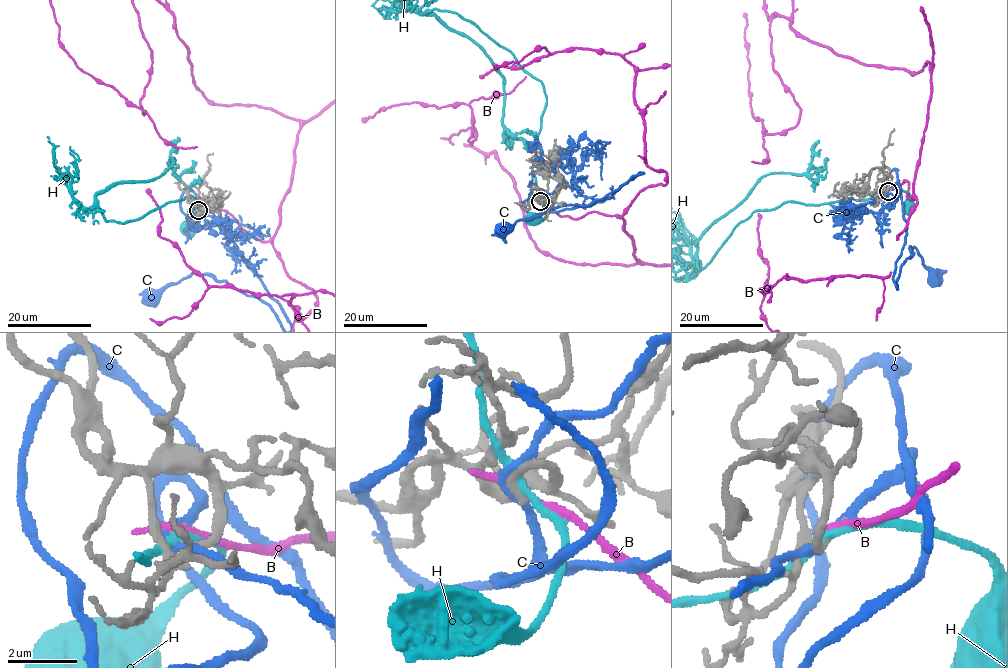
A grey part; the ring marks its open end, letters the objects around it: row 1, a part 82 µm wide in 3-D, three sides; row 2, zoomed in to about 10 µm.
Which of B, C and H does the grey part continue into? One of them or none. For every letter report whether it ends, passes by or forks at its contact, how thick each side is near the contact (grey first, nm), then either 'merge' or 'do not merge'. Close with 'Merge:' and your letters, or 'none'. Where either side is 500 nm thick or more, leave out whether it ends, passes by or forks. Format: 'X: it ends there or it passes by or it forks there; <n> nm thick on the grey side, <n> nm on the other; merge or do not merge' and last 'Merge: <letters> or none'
B: it passes by; 280 nm thick on the grey side, 190 nm on the other; do not merge
C: it passes by; 320 nm thick on the grey side, 220 nm on the other; merge
H: it passes by; 320 nm thick on the grey side, 200 nm on the other; do not merge
Merge: C

